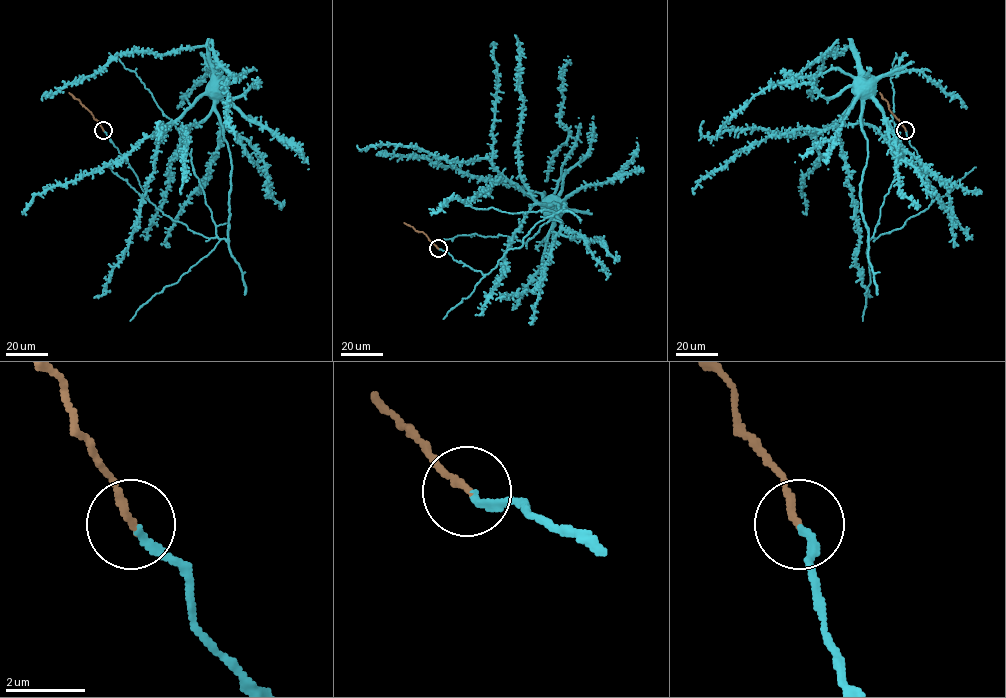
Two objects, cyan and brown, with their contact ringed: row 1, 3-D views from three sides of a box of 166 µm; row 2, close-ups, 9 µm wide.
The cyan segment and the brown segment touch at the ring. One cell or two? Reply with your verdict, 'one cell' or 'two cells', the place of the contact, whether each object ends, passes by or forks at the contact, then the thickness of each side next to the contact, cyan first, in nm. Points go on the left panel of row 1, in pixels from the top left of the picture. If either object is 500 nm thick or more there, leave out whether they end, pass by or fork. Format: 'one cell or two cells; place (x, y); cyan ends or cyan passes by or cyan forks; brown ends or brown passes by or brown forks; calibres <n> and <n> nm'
one cell; place (103, 130); cyan ends; brown ends; calibres 190 and 200 nm

